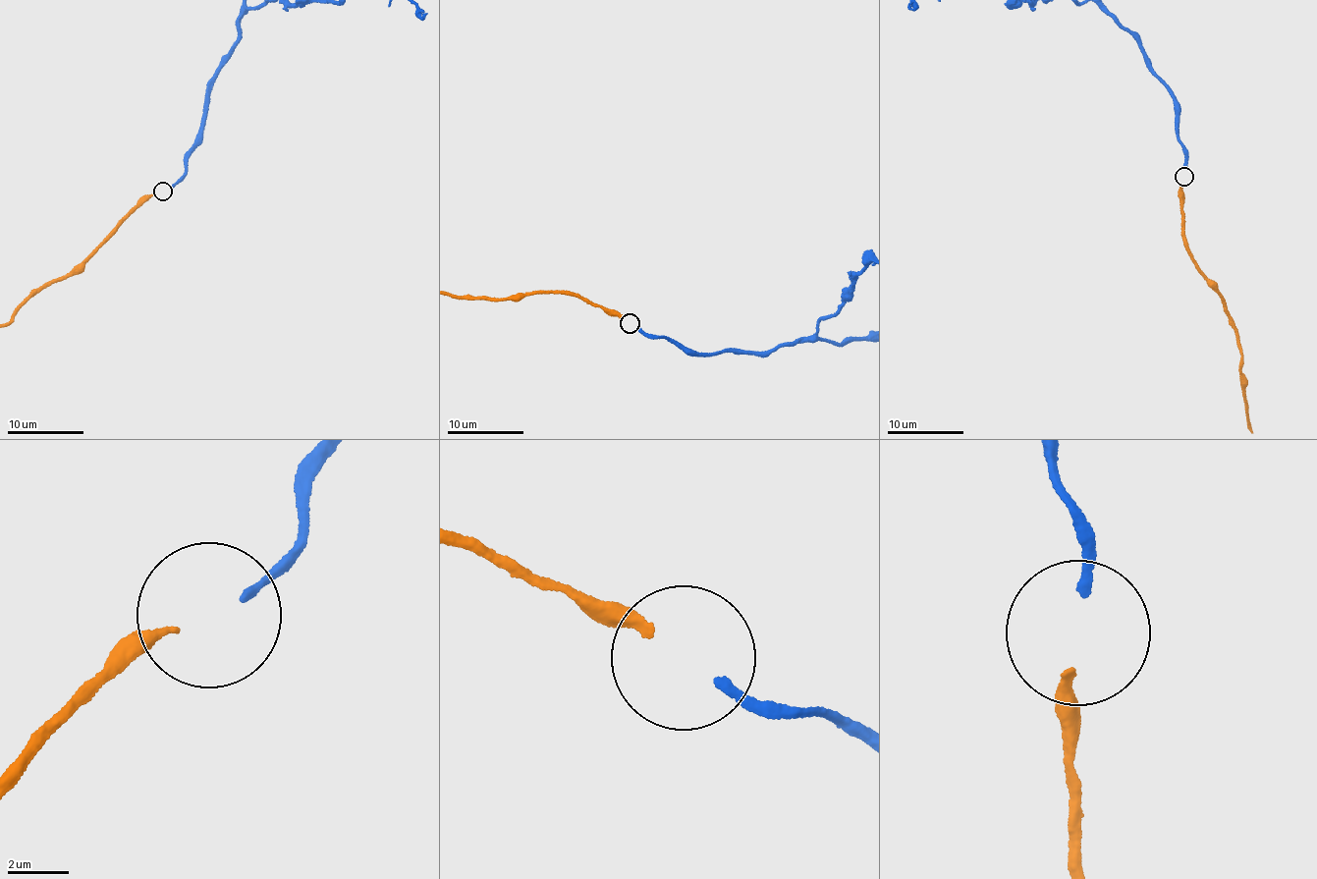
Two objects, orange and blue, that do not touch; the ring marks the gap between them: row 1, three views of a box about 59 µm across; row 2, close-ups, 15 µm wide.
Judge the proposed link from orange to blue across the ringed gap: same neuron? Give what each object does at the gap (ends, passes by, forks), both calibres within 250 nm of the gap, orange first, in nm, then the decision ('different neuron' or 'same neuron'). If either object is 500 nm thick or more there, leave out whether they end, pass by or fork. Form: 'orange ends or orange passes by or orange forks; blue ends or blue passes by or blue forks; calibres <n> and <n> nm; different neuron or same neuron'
orange ends; blue ends; calibres 280 and 260 nm; same neuron

